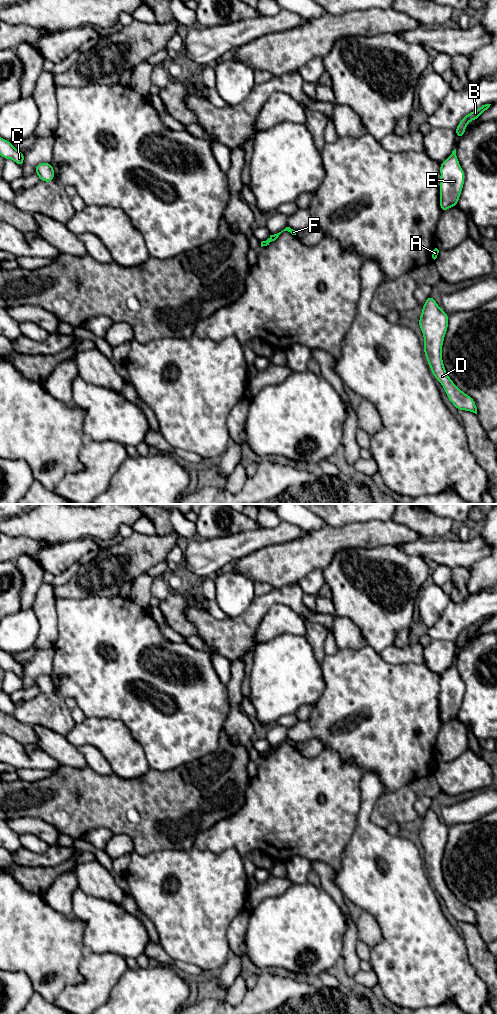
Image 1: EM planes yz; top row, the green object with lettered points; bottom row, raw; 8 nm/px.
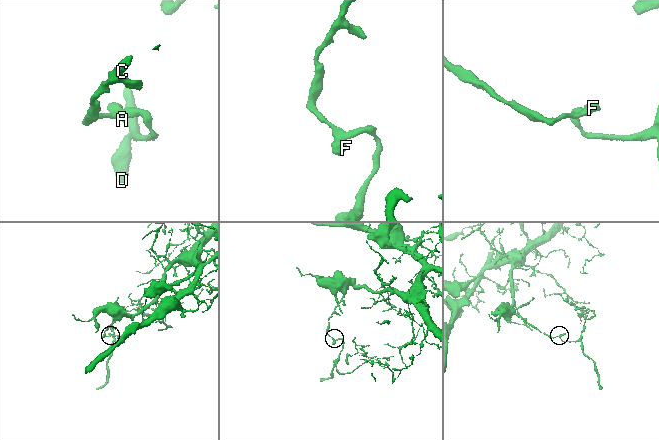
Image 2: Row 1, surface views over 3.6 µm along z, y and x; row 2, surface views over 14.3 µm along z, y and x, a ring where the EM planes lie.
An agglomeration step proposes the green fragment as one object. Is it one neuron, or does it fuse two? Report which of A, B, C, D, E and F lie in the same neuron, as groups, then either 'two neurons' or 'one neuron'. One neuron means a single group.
A B D E / C F; two neurons

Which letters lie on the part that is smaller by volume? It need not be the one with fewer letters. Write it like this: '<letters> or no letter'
A, B, D, E

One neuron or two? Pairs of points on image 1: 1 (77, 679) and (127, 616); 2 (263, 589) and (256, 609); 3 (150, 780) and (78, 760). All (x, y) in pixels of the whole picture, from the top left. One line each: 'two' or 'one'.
1: one
2: two
3: two

